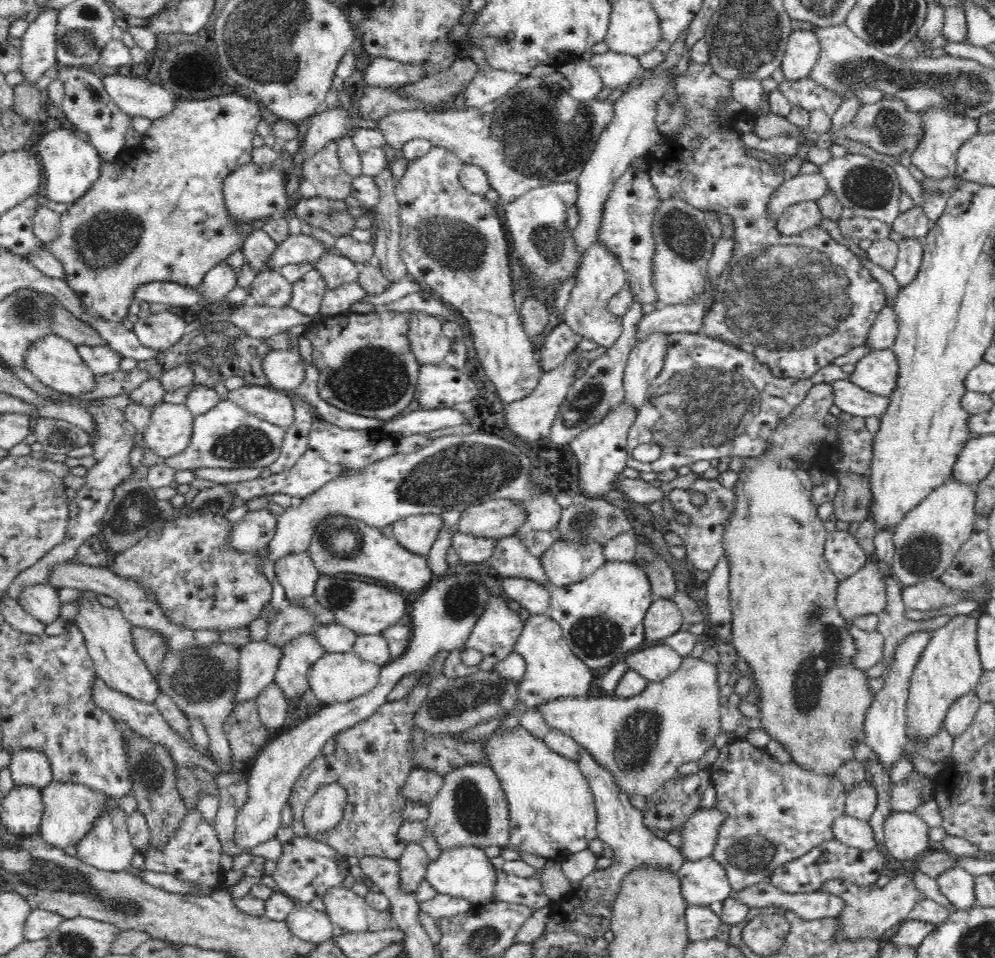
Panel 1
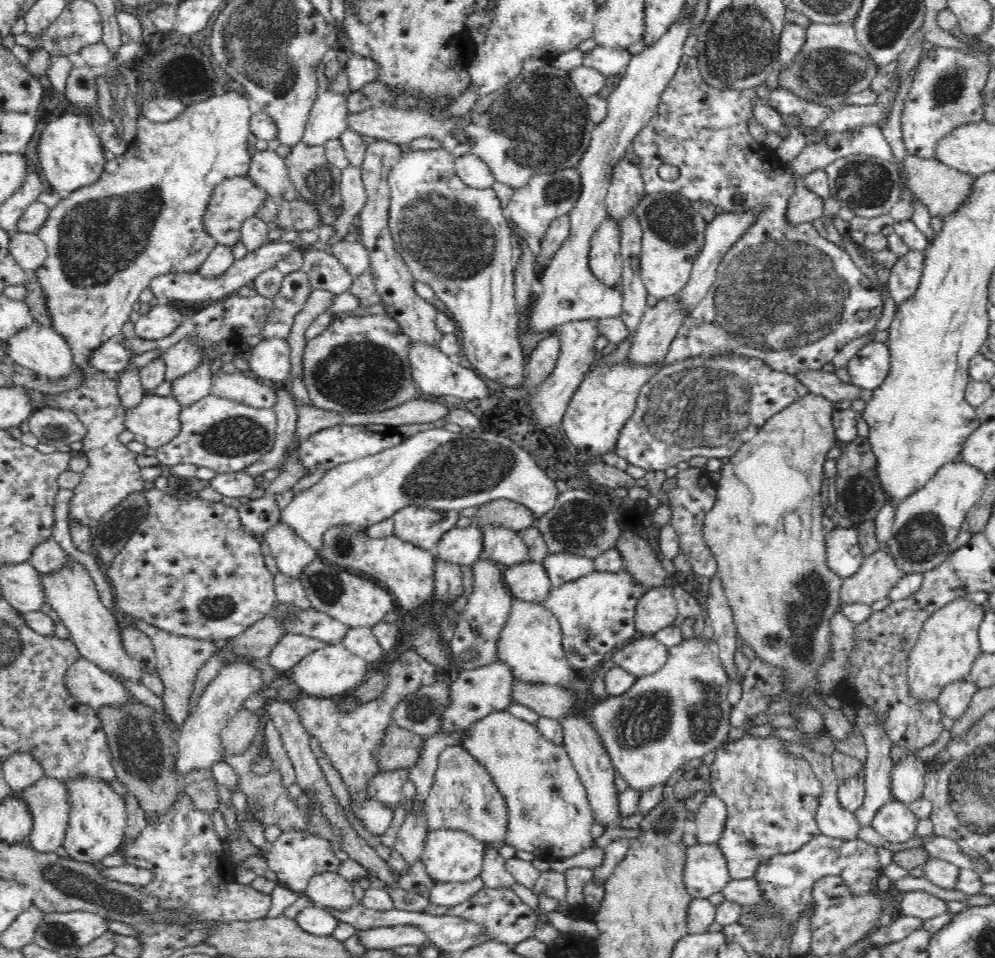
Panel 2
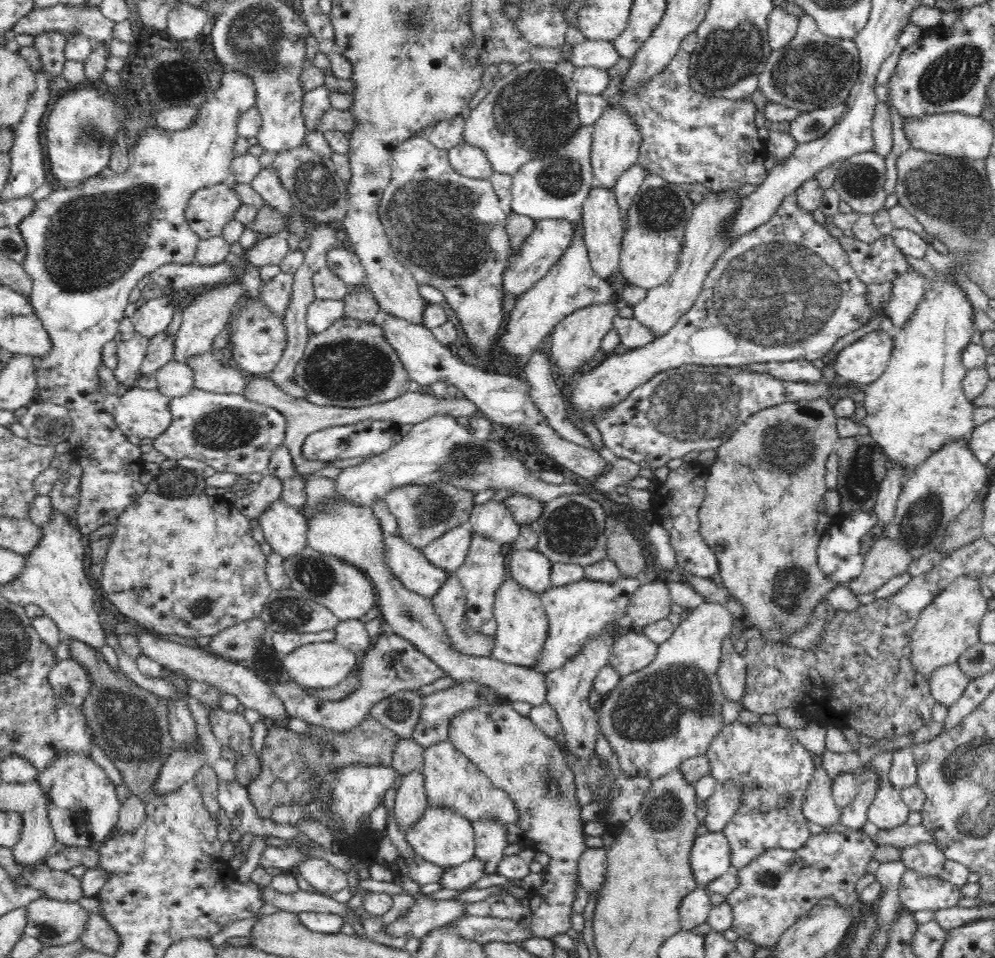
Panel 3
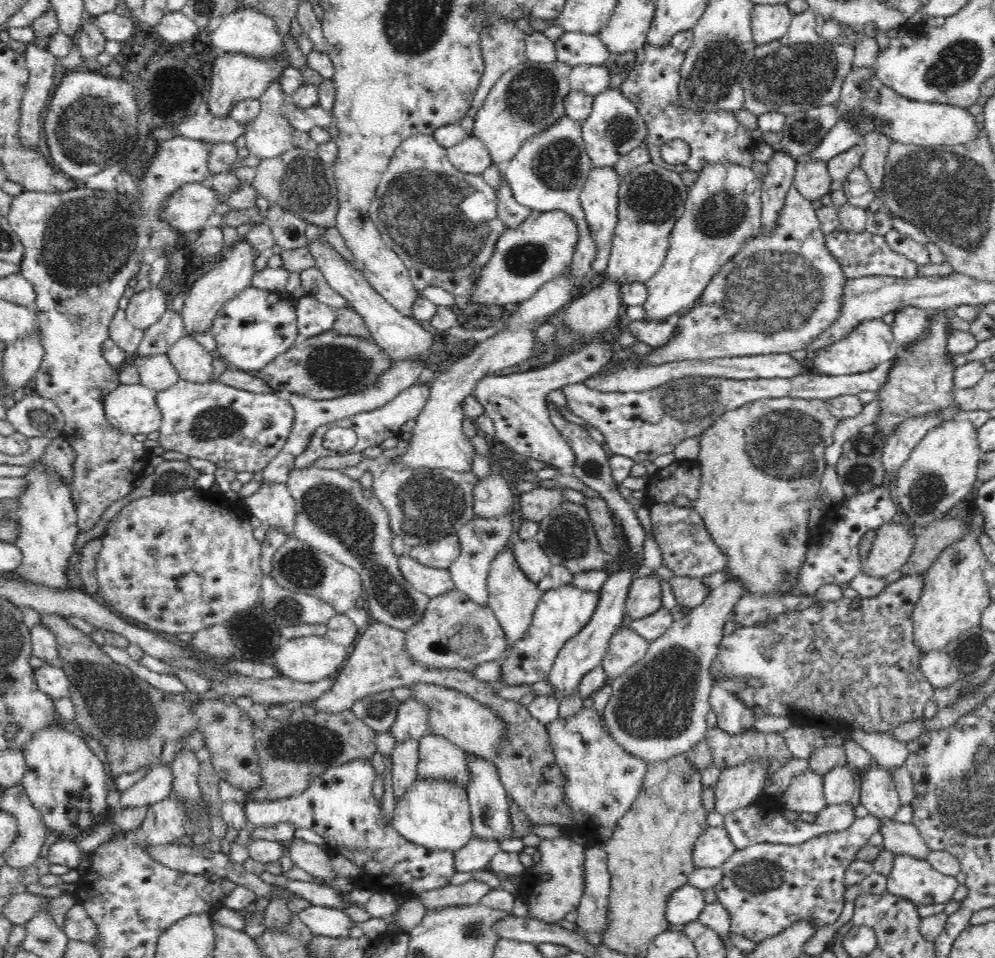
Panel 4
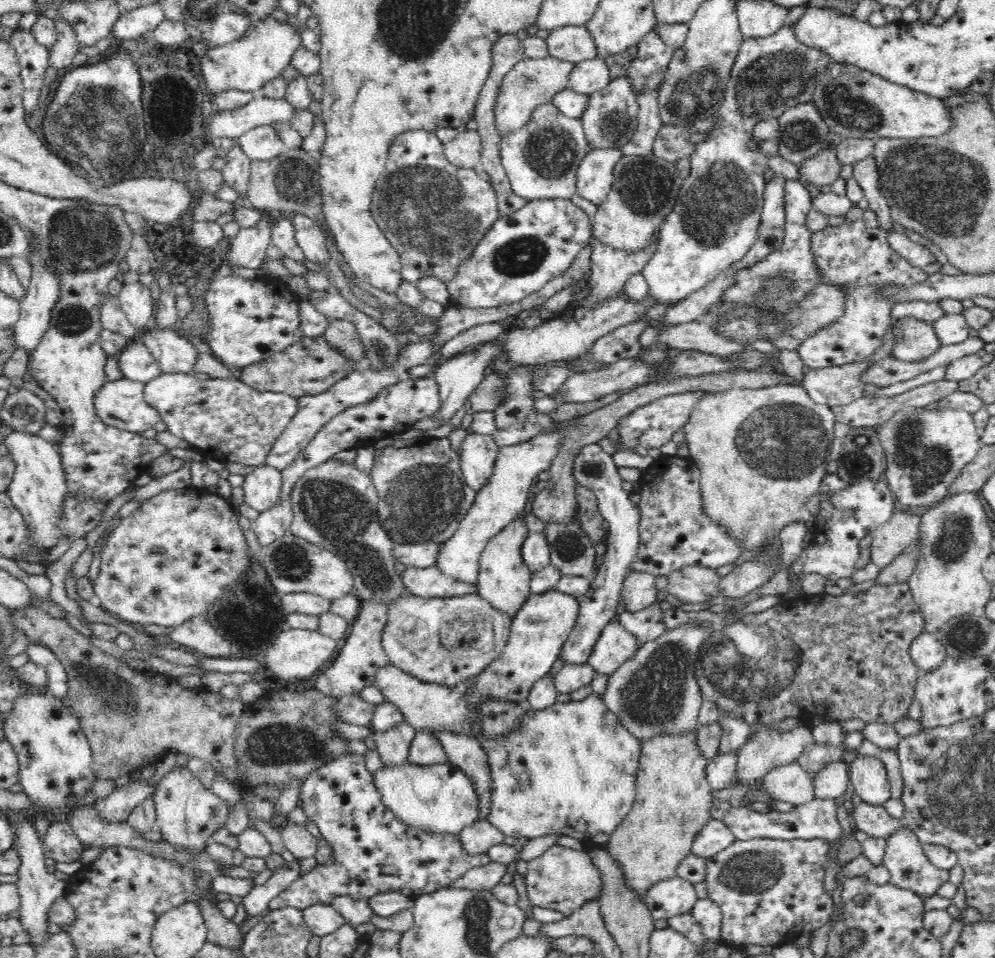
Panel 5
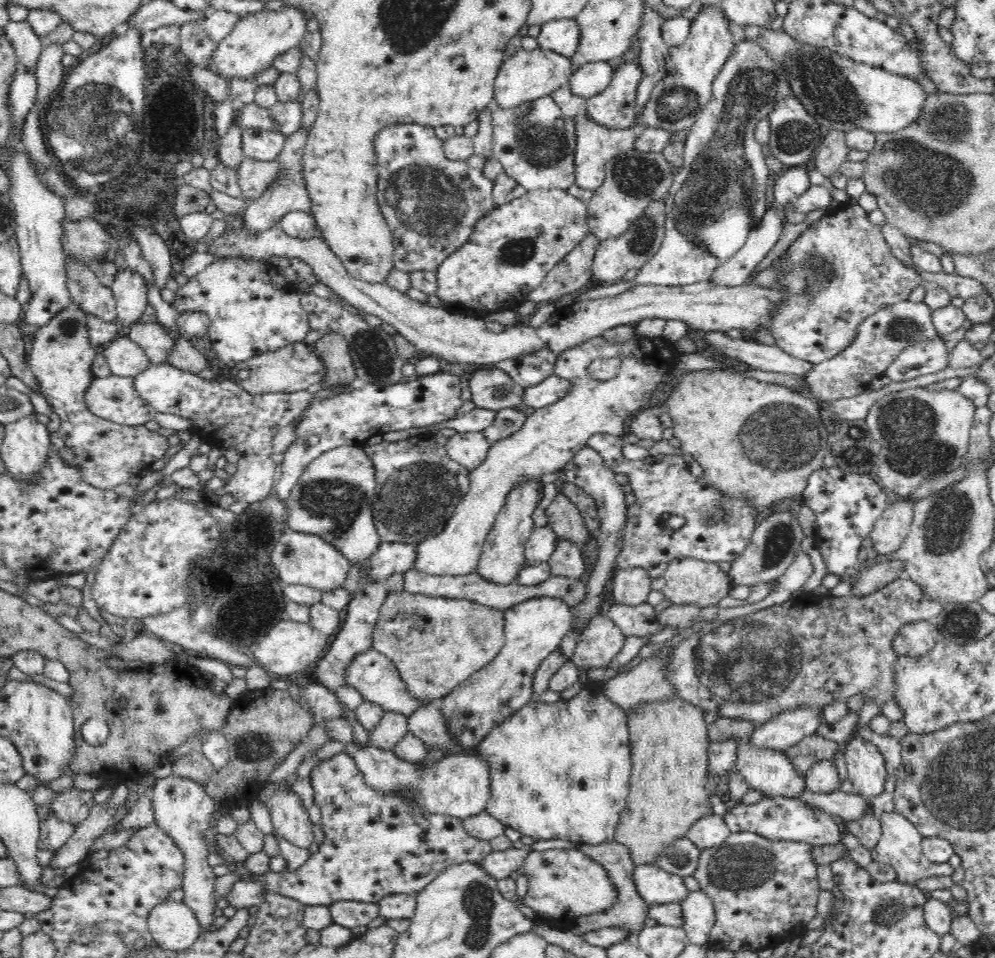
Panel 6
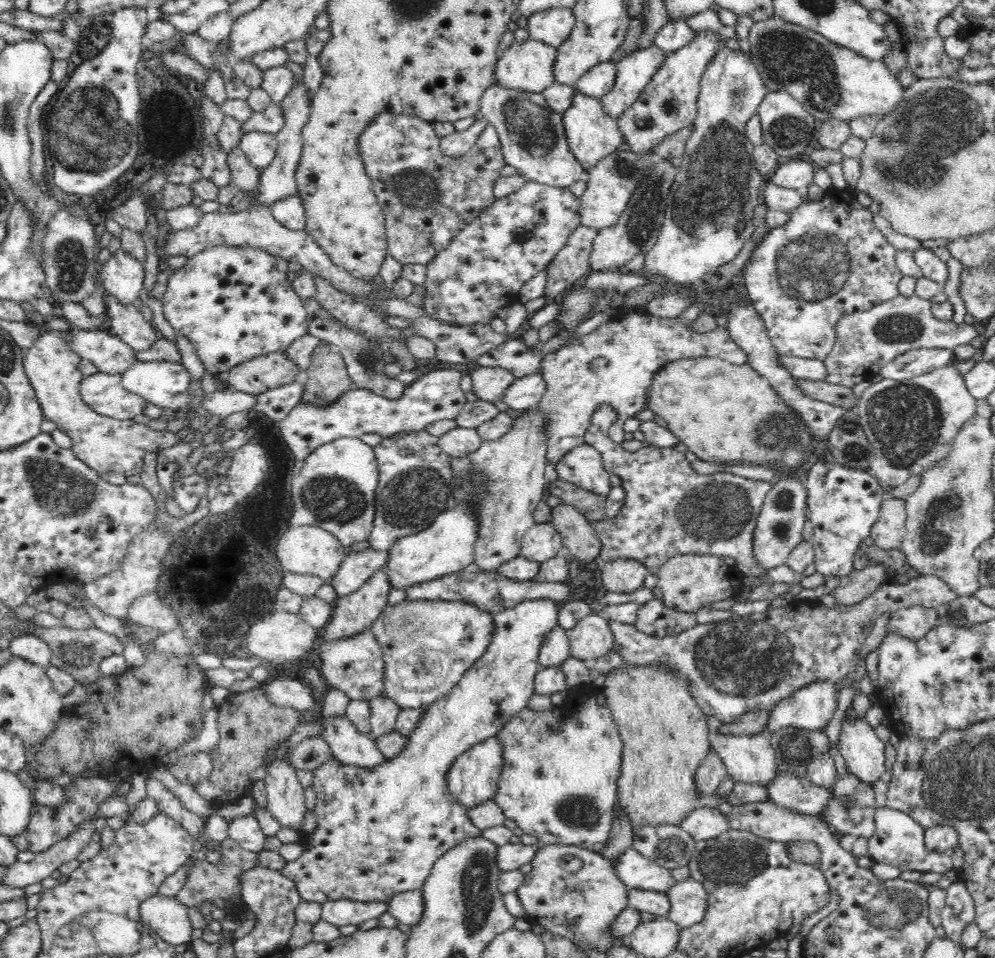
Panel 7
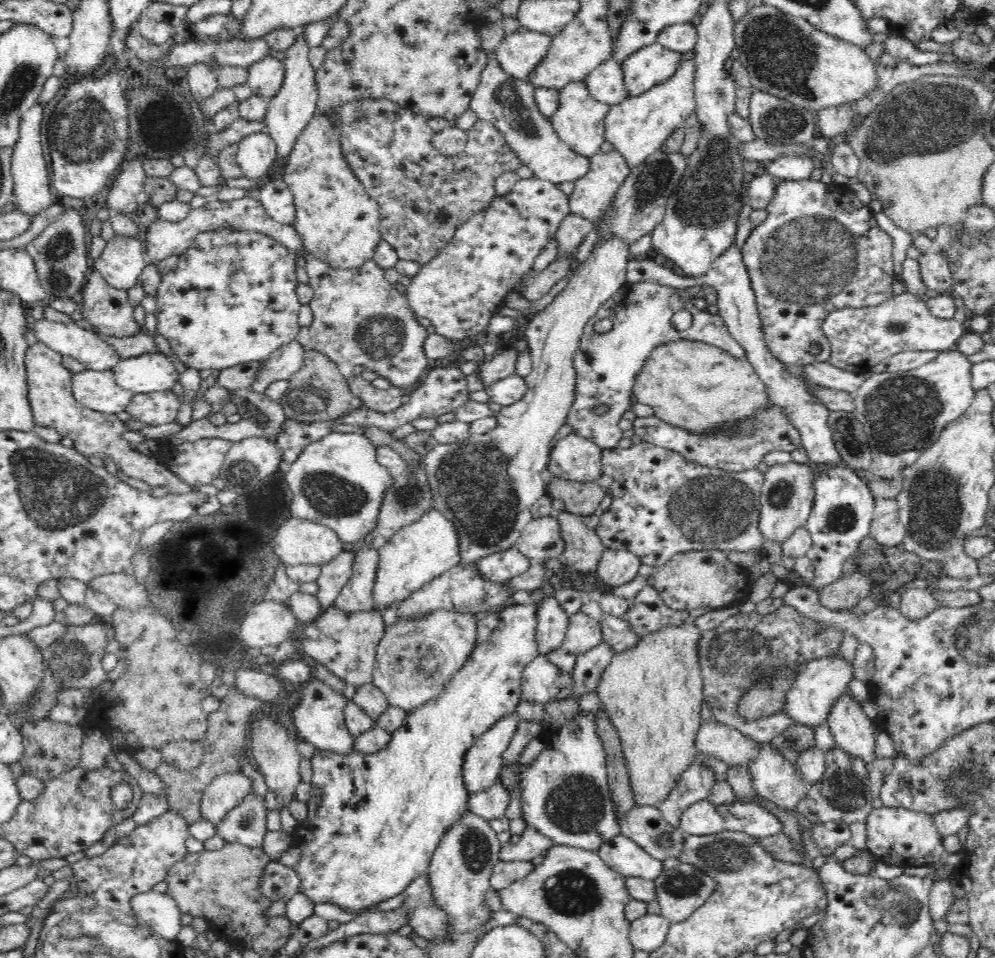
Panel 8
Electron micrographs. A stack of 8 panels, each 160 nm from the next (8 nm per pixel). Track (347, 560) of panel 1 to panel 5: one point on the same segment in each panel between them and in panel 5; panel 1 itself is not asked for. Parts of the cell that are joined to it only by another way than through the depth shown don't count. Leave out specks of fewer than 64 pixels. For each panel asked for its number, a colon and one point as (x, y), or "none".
2: (408, 572)
3: (407, 563)
4: (431, 581)
5: (430, 582)

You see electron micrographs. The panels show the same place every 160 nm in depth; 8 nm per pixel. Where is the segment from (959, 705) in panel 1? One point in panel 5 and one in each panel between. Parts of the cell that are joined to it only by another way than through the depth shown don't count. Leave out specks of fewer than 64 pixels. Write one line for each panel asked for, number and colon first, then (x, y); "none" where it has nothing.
2: (954, 700)
3: (948, 683)
4: (938, 668)
5: (927, 652)

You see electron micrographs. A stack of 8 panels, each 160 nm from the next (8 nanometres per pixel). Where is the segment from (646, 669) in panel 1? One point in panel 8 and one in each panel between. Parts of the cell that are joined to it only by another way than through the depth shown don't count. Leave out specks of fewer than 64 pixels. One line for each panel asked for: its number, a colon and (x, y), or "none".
2: (645, 655)
3: (633, 651)
4: (627, 647)
5: (616, 645)
6: (601, 642)
7: (591, 638)
8: (583, 633)

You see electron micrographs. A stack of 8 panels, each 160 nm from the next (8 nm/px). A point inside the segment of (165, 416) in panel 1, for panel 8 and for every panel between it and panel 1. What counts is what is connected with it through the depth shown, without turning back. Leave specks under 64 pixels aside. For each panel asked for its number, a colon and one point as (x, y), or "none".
2: (156, 420)
3: (143, 413)
4: (132, 409)
5: (121, 405)
6: (114, 398)
7: (103, 393)
8: (97, 390)

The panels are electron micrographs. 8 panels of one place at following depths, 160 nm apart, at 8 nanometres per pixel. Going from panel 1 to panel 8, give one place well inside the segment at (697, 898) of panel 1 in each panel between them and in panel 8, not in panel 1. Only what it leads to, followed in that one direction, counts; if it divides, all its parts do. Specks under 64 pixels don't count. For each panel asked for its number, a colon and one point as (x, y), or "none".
2: (705, 873)
3: (711, 858)
4: (713, 848)
5: (715, 836)
6: (711, 831)
7: (703, 824)
8: (700, 819)

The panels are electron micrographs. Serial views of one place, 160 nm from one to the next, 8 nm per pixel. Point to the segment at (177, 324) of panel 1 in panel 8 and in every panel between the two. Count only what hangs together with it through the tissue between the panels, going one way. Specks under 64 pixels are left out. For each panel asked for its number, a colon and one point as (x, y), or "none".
2: (161, 321)
3: (153, 317)
4: (146, 308)
5: (136, 301)
6: (130, 290)
7: (123, 276)
8: (122, 261)

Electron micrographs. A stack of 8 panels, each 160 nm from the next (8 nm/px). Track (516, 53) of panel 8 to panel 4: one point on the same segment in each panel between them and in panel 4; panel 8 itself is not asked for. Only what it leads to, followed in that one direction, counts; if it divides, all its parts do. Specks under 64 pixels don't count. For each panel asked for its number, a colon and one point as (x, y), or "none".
4: (529, 99)
5: (532, 82)
6: (529, 74)
7: (528, 66)

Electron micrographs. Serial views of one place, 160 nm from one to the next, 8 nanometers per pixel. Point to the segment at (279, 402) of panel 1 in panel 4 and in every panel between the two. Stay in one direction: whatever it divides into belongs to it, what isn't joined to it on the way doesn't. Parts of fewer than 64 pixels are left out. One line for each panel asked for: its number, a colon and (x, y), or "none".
2: (236, 387)
3: (210, 375)
4: (193, 363)

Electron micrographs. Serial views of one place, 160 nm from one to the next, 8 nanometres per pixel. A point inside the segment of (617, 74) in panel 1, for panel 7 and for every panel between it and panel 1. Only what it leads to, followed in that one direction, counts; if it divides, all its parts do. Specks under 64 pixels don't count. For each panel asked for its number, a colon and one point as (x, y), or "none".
2: (609, 61)
3: (600, 54)
4: (574, 48)
5: (574, 44)
6: (562, 36)
7: (553, 26)

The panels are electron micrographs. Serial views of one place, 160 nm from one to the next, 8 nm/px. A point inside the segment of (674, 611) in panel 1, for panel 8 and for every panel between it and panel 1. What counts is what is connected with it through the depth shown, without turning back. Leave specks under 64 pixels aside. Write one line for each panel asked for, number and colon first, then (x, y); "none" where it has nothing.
2: (658, 608)
3: (651, 602)
4: (644, 598)
5: (639, 591)
6: (631, 586)
7: (623, 576)
8: (616, 567)

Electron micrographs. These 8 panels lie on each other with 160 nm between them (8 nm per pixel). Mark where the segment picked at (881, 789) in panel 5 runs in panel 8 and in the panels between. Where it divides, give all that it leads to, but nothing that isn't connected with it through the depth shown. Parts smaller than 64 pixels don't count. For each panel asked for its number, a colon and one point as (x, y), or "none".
6: (866, 769)
7: (864, 753)
8: (852, 731)

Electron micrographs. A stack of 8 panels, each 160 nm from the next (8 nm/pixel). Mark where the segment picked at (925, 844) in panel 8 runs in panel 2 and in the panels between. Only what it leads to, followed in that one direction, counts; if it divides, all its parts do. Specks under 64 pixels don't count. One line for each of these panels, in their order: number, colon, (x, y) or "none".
2: (918, 903)
3: (917, 892)
4: (915, 880)
5: (905, 859)
6: (900, 846)
7: (899, 841)

